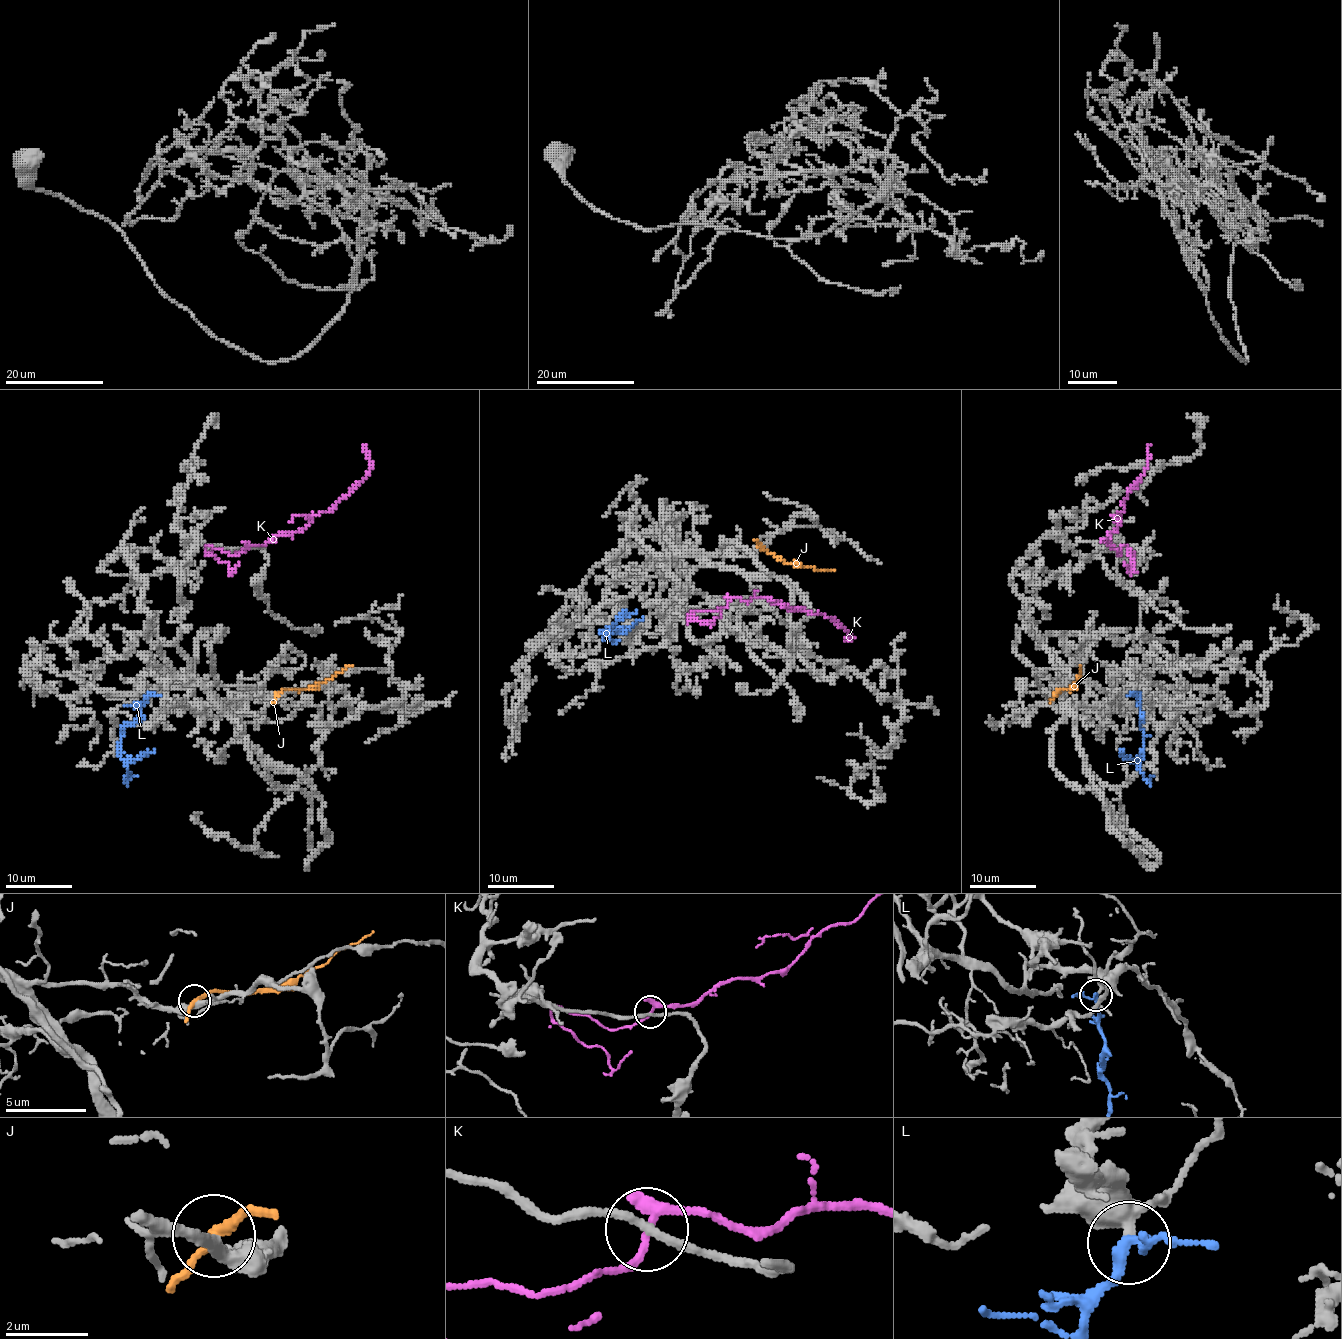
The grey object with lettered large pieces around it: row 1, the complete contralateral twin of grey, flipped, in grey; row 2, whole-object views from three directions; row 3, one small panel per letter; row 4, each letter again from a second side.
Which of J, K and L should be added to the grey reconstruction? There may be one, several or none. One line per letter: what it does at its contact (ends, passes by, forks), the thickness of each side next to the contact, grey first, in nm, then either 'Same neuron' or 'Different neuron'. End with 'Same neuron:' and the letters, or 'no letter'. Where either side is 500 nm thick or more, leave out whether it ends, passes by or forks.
J: It passes by. Thickness 320 nm (grey) against 220 nm. Different neuron
K: It forks there. Thickness 200 nm (grey) against 190 nm. Different neuron
L: It passes by. Thickness 320 nm (grey) against 220 nm. Same neuron
Same neuron: L

